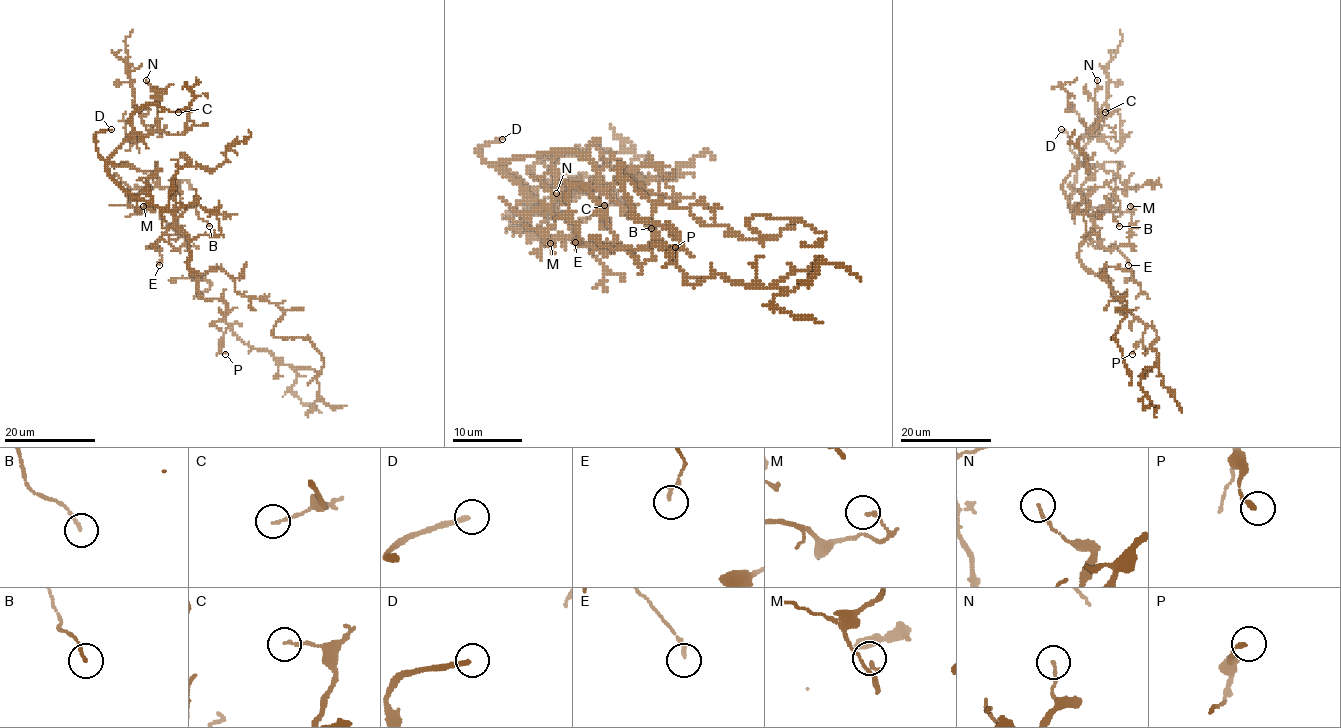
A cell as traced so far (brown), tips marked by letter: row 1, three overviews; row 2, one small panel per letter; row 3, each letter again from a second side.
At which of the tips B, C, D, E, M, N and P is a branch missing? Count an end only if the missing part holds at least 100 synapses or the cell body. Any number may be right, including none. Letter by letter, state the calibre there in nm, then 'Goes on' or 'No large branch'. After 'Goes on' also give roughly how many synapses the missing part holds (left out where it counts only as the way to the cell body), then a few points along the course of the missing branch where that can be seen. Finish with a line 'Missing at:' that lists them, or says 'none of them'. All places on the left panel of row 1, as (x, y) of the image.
B: Thickness 120 nm. No large branch
C: Thickness 140 nm. No large branch
D: Thickness 200 nm. Goes on. Course of what is missing: (111, 129), (145, 138), (167, 153), (174, 166), (207, 174), (227, 174), (249, 159), (304, 142)
E: Thickness 130 nm. No large branch
M: Thickness 150 nm. No large branch
N: Thickness 120 nm. No large branch
P: Thickness 180 nm. No large branch
Missing at: D

